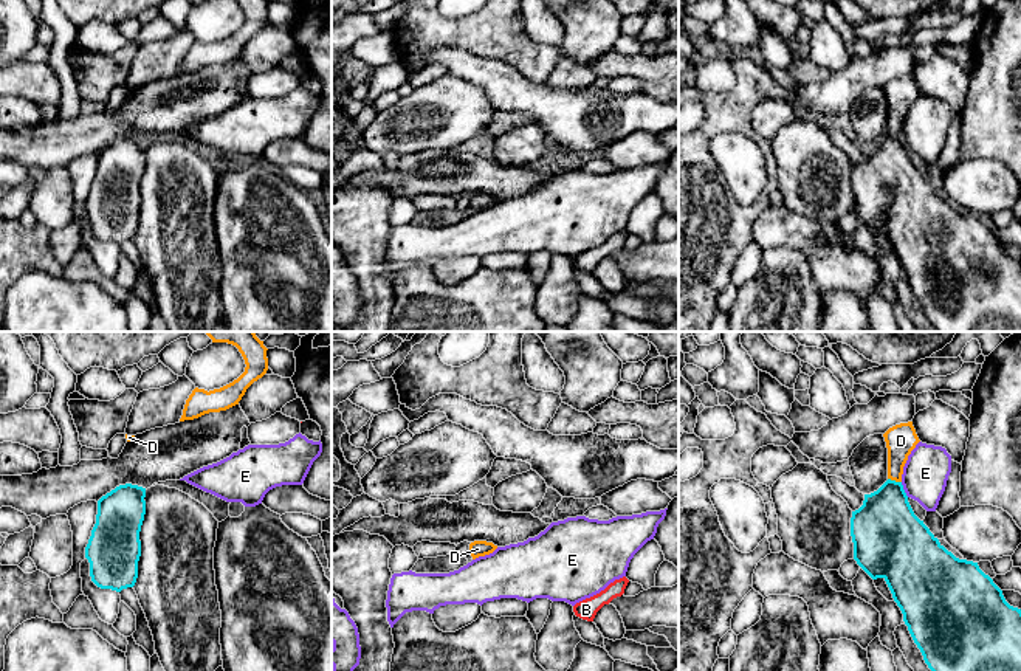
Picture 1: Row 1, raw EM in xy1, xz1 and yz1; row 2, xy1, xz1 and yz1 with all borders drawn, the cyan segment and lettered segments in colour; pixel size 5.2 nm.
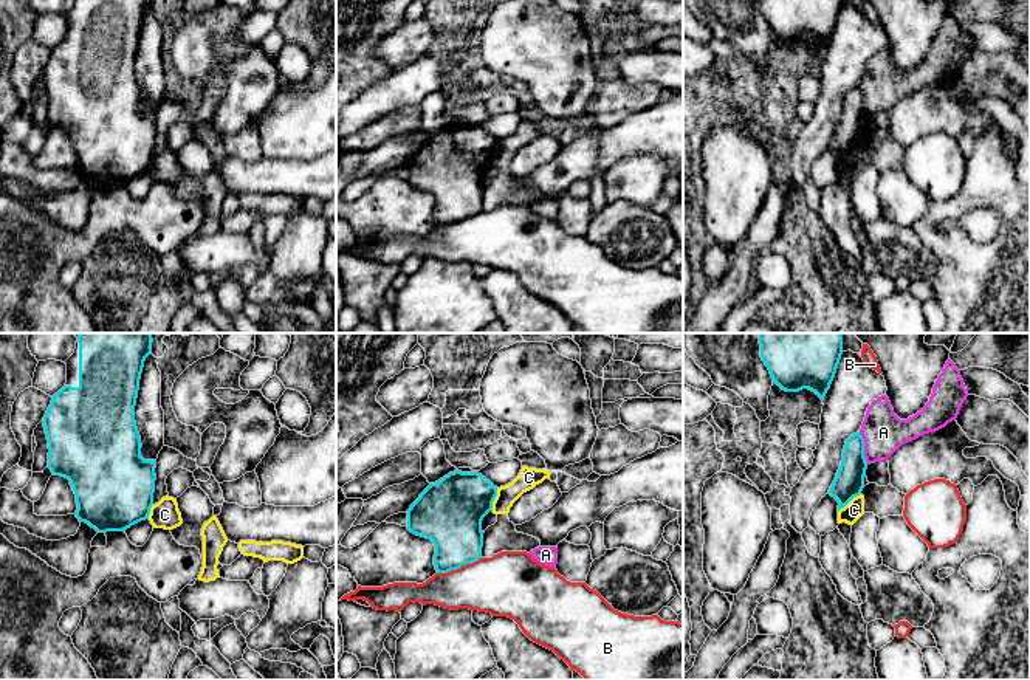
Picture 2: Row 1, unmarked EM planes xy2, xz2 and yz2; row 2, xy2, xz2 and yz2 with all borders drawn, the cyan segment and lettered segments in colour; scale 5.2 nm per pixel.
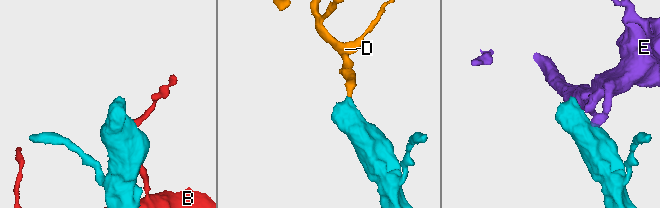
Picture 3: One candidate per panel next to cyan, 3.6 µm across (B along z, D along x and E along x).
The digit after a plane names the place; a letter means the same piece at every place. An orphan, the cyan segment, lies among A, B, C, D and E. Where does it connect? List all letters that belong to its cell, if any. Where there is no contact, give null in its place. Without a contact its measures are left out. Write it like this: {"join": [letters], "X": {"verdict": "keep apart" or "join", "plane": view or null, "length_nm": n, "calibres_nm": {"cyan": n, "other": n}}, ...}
{"join": ["D"], "A": {"verdict": "keep apart", "plane": "yz2", "length_nm": 180, "calibres_nm": {"cyan": 160, "other": 220}}, "B": {"verdict": "keep apart", "plane": "xz2", "length_nm": 240, "calibres_nm": {"cyan": 300, "other": 320}}, "C": {"verdict": "keep apart", "plane": "yz2", "length_nm": 160, "calibres_nm": {"cyan": 160, "other": 100}}, "D": {"verdict": "join", "plane": "yz1", "length_nm": 80, "calibres_nm": {"cyan": 340, "other": 160}}, "E": {"verdict": "keep apart", "plane": "yz1", "length_nm": 90, "calibres_nm": {"cyan": 360, "other": 240}}}

